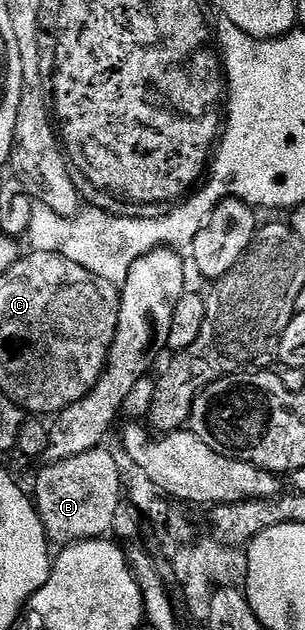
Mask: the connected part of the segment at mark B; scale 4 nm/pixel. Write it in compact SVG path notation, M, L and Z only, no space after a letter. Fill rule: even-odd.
M100 446L56 464L47 464L40 470L35 480L33 503L52 545L66 546L81 540L94 540L112 527L115 509L121 502L121 485L115 457L105 449Z

